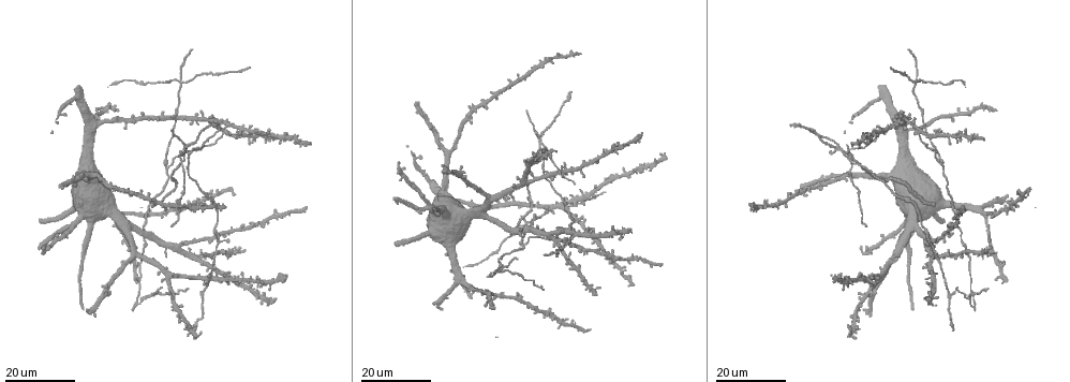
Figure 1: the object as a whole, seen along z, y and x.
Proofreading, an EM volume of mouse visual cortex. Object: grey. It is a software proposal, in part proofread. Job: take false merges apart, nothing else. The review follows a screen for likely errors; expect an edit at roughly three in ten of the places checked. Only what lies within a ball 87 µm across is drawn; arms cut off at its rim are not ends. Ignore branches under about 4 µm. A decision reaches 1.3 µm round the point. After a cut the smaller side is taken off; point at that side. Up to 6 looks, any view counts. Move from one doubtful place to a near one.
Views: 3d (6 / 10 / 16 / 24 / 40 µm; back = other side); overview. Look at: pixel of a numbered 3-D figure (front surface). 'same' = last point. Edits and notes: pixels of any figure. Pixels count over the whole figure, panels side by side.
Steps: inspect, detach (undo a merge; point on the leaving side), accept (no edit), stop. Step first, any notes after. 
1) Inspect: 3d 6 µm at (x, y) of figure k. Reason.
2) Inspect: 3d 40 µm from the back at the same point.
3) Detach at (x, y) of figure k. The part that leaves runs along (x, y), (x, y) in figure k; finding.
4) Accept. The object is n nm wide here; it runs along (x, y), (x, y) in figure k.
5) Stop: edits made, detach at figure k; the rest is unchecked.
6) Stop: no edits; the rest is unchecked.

Inspect: 3d 16 µm at (502, 270) of figure 1. Small branch off a trunk.

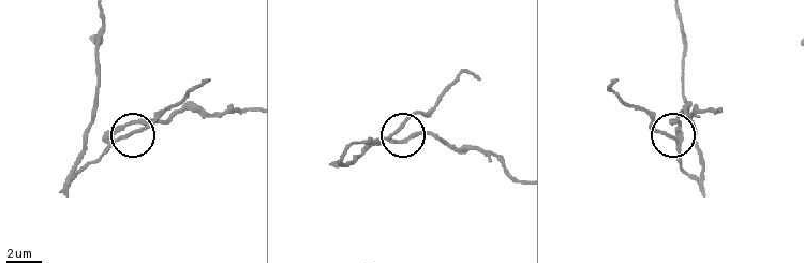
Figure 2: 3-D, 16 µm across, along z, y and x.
Inspect: 3d 6 µm at (124, 137) of figure 2.

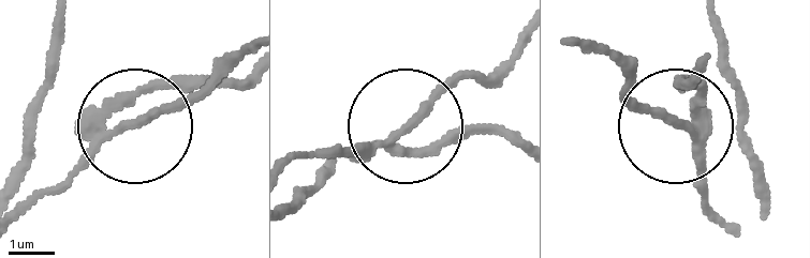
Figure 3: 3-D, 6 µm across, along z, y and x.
Accept. 3 arms meet here; it runs along (26, 211), (218, 65) in figure 3; continuous, no second neuron.

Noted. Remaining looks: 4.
Inspect: 3d 16 µm at (945, 166) of figure 1. Two arms in line, one across.

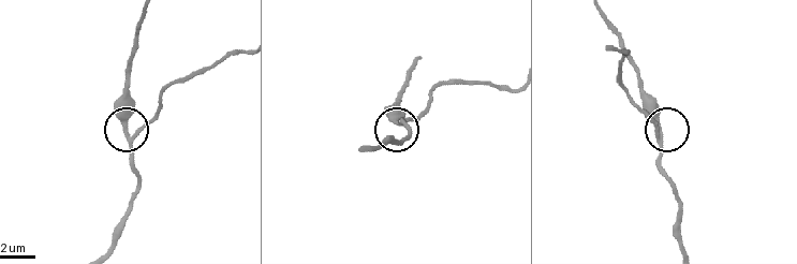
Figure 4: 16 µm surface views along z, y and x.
Inspect: 3d 6 µm at (661, 140) of figure 4.

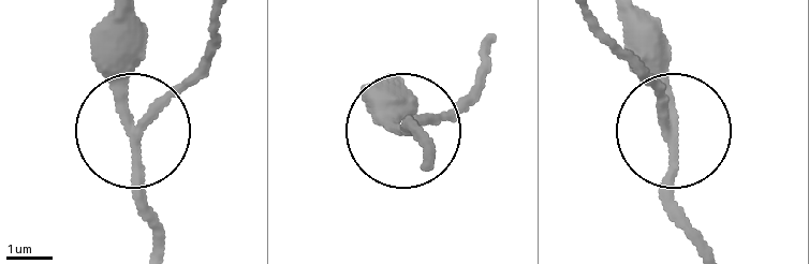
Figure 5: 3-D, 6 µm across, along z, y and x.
Detach at (185, 82) of figure 5. The part that leaves runs along (142, 132), (203, 56), (215, 20) in figure 5; two neurons meet here.

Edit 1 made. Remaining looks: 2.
Inspect: 3d 24 µm at (179, 83) of figure 1.

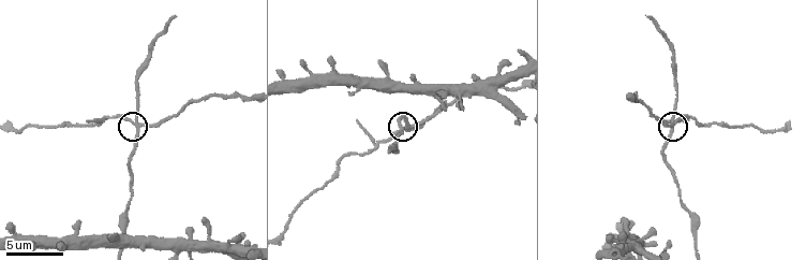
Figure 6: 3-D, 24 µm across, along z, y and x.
Inspect: 3d 6 µm at (673, 123) of figure 6. Zoom in.

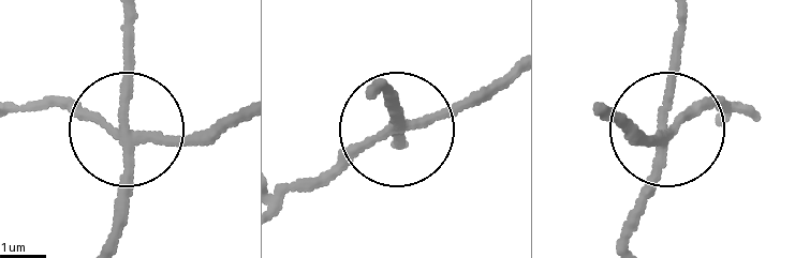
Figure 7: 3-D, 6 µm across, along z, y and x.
Accept. All the same neuron.

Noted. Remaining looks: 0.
Stop: edits made, detach at figure 5; the rest is unchecked.

